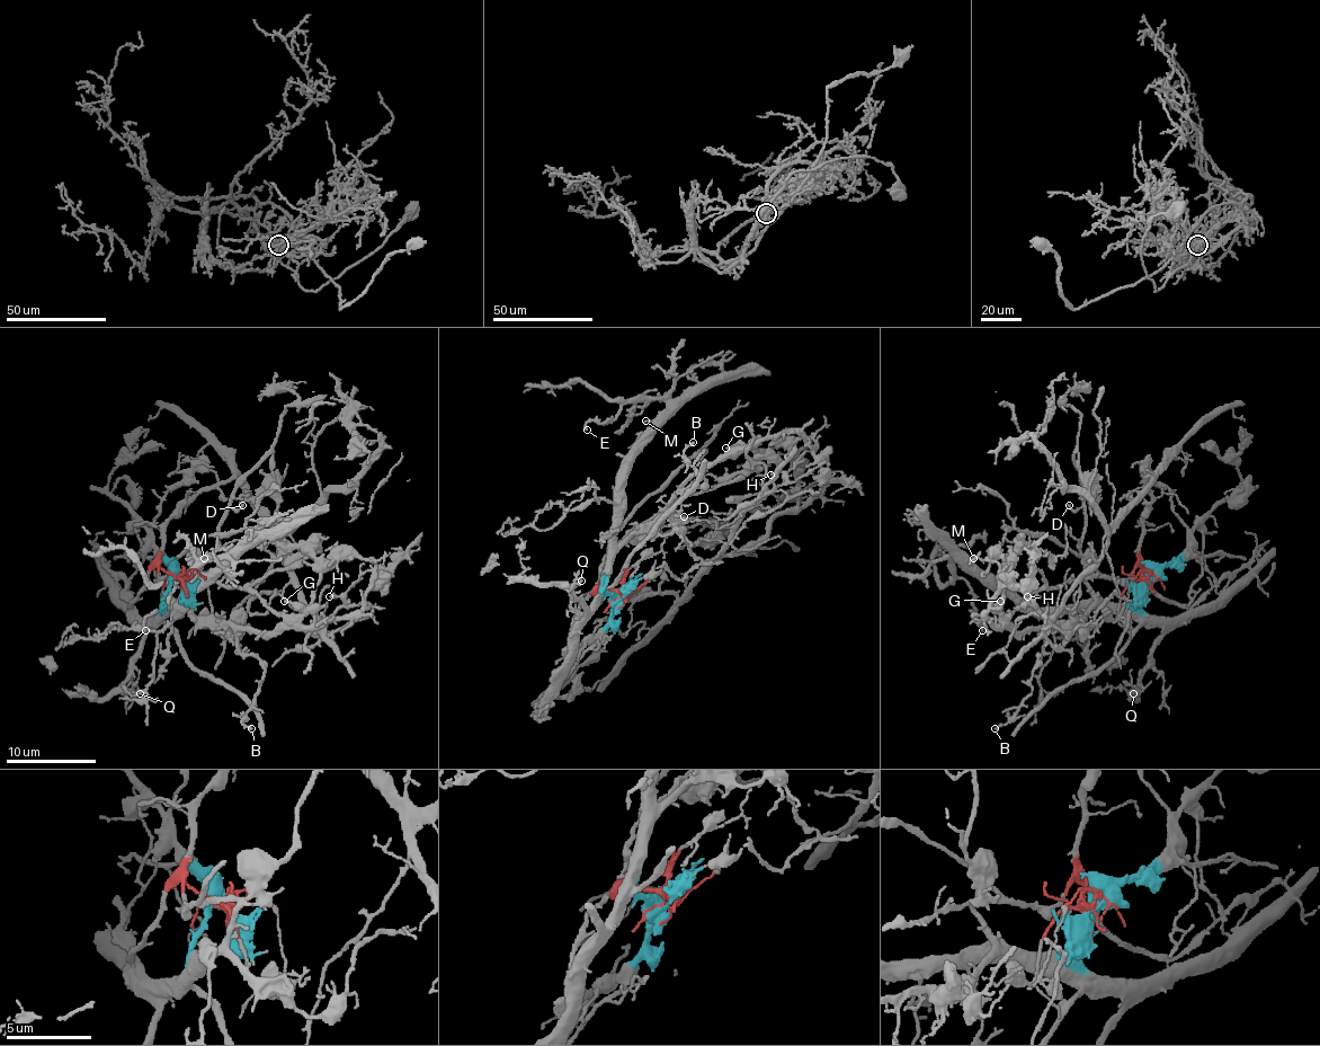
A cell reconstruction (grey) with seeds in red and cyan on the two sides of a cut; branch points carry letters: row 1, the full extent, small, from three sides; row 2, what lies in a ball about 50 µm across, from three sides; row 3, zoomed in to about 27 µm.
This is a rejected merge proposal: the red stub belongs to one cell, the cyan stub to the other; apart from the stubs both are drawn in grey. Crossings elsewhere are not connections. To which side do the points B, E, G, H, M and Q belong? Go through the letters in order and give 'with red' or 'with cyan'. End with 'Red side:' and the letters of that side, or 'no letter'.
B: with cyan
E: with cyan
G: with cyan
H: with red
M: with cyan
Q: with cyan
Red side: H

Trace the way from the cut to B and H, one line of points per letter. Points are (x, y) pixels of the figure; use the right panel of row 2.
B: (1151, 579), (1138, 602), (1097, 604), (1084, 618), (1054, 622), (1045, 630), (1032, 691), (1005, 723), (993, 727)
H: (1151, 579), (1142, 566), (1149, 476), (1151, 485), (1111, 534), (1106, 555), (1061, 606), (1045, 618), (1027, 597)

